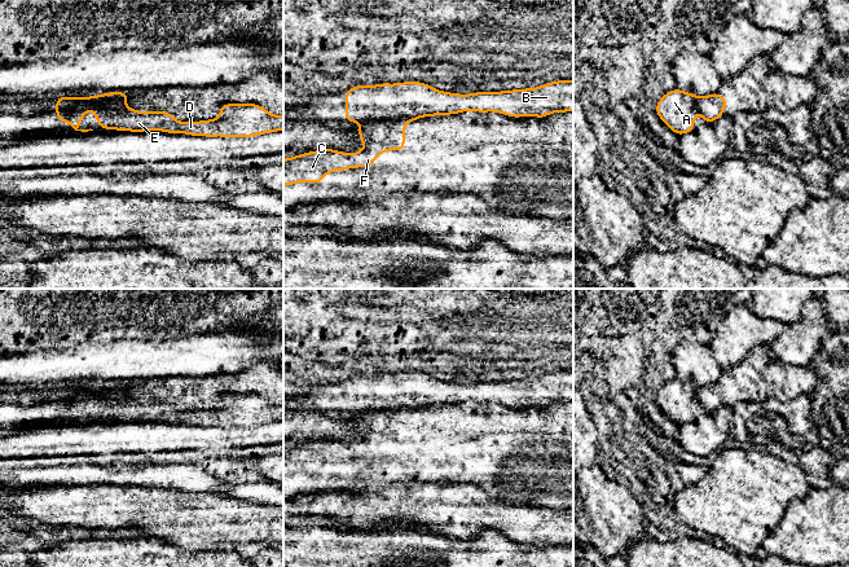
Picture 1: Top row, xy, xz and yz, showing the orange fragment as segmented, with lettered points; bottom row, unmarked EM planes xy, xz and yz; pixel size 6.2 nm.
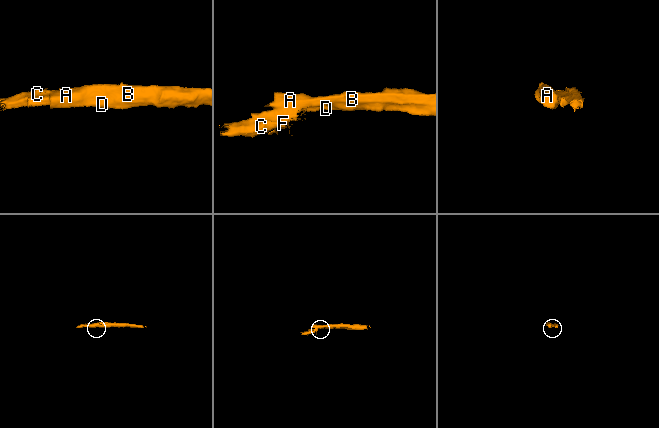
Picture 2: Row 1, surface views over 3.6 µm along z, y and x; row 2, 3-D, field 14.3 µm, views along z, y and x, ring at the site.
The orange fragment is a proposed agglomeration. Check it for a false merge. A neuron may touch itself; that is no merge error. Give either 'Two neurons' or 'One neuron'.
Two neurons

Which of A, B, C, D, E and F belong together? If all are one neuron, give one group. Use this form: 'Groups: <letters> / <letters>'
Groups: A B D E / C F

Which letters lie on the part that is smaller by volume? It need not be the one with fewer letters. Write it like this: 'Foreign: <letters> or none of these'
Foreign: C, F

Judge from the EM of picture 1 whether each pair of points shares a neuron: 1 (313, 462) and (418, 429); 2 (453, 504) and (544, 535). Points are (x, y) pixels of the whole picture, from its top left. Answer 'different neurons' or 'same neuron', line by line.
1: same neuron
2: same neuron

